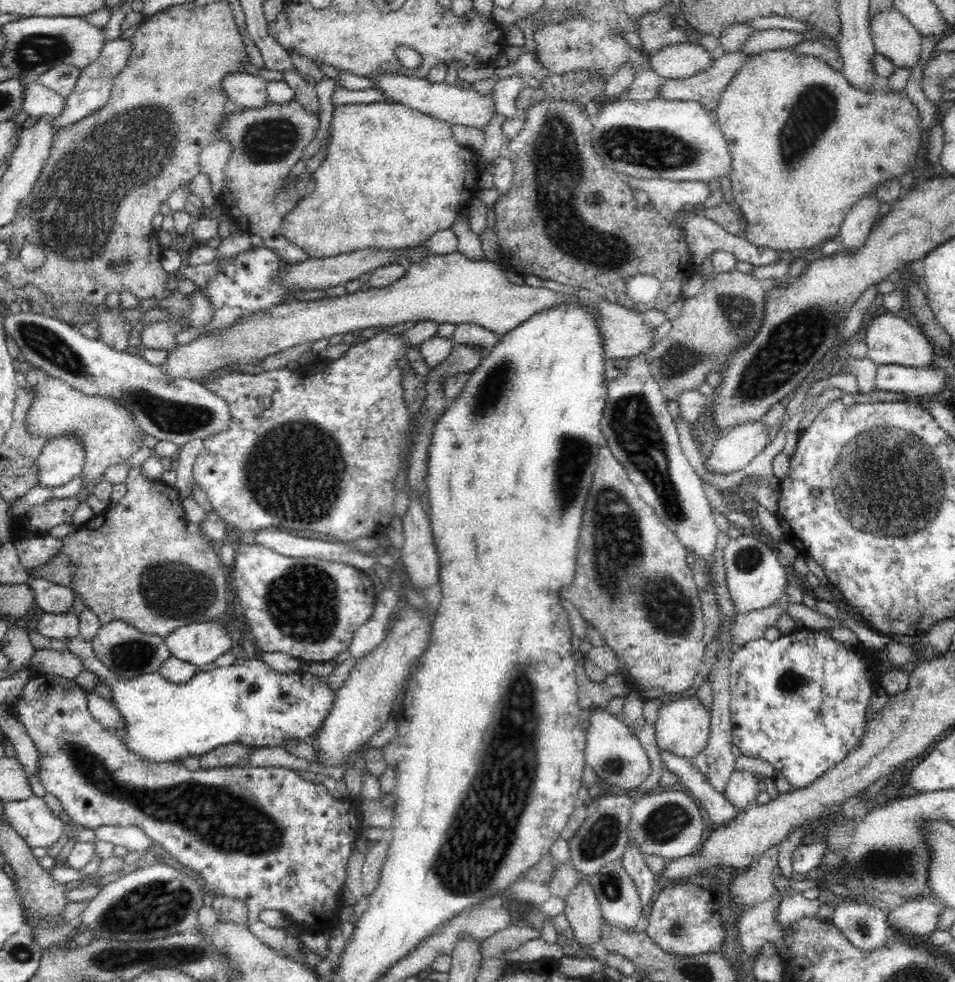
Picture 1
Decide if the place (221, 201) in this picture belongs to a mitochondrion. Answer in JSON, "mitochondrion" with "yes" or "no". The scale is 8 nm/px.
{"mitochondrion":"no"}

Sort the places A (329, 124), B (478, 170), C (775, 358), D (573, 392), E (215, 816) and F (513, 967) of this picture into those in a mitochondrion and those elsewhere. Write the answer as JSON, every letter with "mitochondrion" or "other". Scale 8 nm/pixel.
{"A":"other","B":"other","C":"mitochondrion","D":"other","E":"mitochondrion","F":"other"}

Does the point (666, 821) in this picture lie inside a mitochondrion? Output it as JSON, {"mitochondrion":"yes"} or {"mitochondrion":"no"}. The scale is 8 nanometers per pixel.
{"mitochondrion":"yes"}

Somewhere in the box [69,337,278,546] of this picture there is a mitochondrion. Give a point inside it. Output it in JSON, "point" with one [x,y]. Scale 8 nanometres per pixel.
{"point":[175,418]}

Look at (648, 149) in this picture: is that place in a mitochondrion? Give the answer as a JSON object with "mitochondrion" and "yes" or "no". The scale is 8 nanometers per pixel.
{"mitochondrion":"yes"}

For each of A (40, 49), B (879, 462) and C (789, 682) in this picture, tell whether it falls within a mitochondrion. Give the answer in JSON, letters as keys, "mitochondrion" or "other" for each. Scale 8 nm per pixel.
{"A":"mitochondrion","B":"mitochondrion","C":"mitochondrion"}

